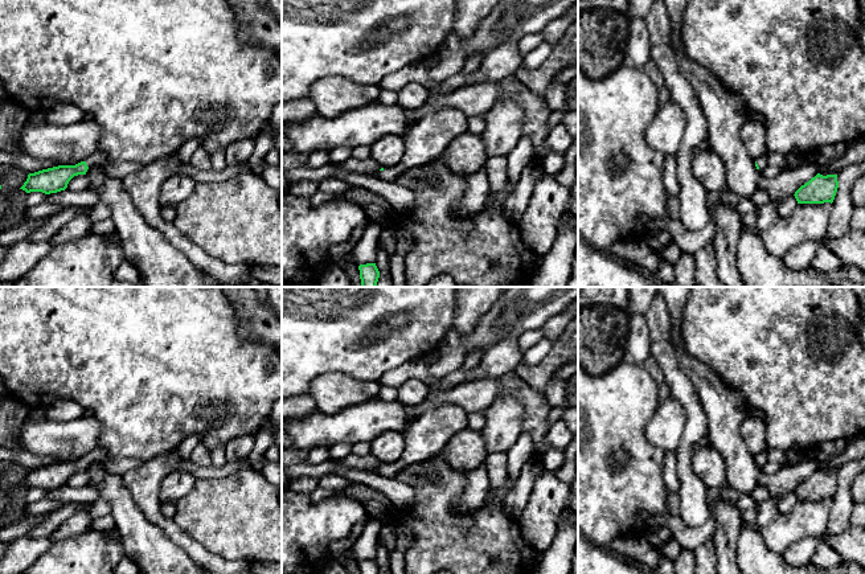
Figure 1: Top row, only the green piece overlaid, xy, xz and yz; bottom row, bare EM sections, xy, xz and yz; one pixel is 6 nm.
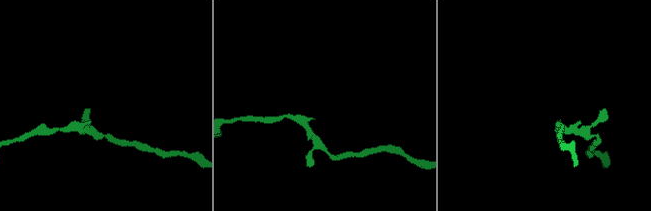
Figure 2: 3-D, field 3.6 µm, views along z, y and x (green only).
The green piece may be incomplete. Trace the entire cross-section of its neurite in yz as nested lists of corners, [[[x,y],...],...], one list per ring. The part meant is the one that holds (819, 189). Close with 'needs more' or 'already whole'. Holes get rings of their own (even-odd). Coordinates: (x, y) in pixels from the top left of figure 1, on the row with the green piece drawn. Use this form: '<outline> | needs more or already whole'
[[[817,173],[795,192],[798,204],[833,202],[839,188],[837,175]]] | already whole

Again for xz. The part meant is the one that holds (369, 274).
[[[376,263],[360,265],[358,270],[360,270],[361,287],[377,286],[380,271]]] | already whole

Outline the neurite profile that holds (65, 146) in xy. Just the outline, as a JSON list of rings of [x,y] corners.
[[[91,120],[70,126],[48,122],[32,126],[25,123],[19,145],[24,155],[50,160],[58,165],[75,165],[98,151],[101,127]]]

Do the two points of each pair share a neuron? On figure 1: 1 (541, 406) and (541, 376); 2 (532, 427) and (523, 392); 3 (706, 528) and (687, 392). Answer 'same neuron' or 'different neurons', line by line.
1: different neurons
2: same neuron
3: different neurons

